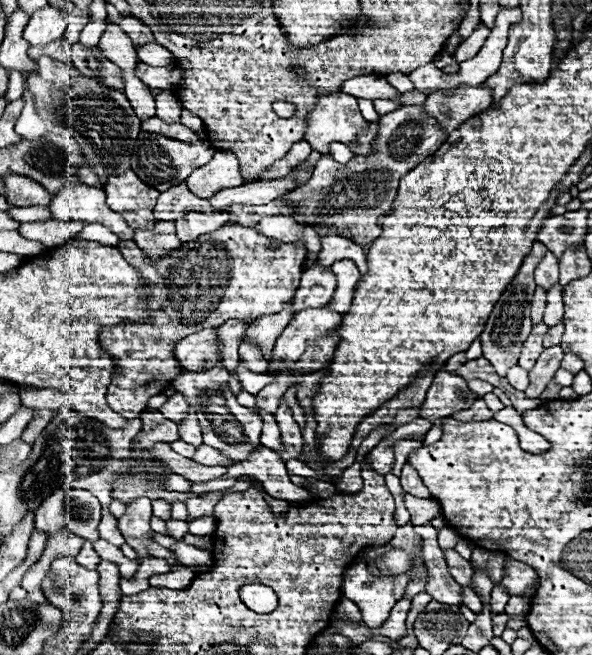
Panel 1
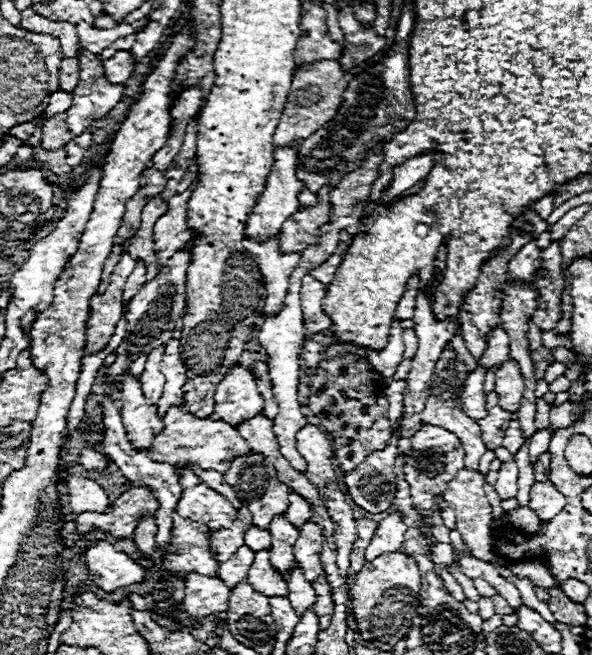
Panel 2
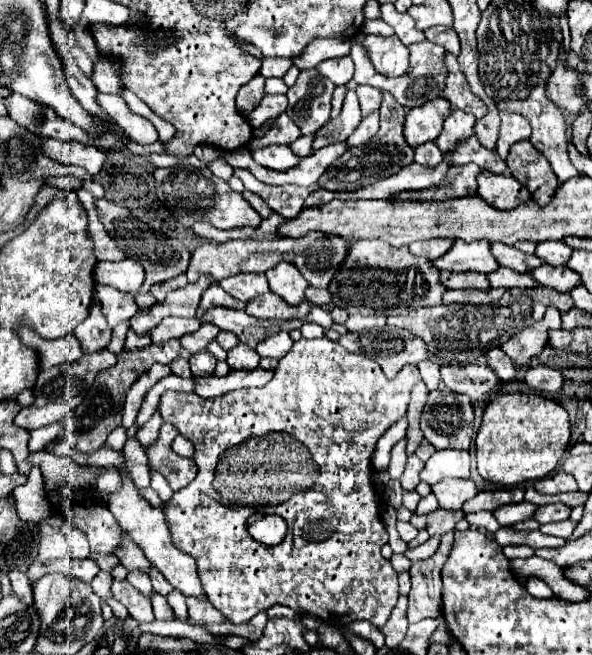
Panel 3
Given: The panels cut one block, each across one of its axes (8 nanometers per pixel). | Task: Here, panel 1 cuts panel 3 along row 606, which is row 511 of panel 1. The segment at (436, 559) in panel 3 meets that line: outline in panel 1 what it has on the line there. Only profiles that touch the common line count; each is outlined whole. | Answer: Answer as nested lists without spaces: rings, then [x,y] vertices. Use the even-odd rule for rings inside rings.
[[[404,492],[404,504],[410,512],[410,522],[414,526],[426,524],[426,522],[442,516],[440,504],[432,498],[416,498],[416,496],[410,496],[408,492]]]

